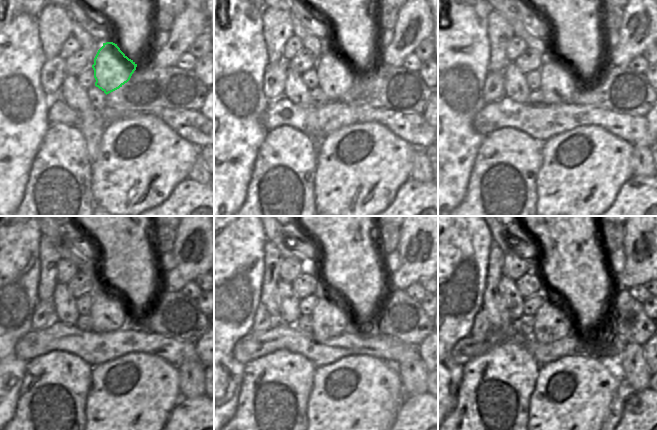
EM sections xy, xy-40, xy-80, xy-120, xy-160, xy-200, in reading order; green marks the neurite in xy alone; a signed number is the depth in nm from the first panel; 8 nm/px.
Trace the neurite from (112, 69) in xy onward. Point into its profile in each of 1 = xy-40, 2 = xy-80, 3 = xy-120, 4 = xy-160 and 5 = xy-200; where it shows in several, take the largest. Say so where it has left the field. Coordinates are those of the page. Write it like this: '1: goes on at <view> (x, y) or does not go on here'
1: goes on at xy-40 (335, 75)
2: goes on at xy-80 (558, 78)
3: goes on at xy-120 (109, 311)
4: goes on at xy-160 (331, 316)
5: goes on at xy-200 (552, 322)

